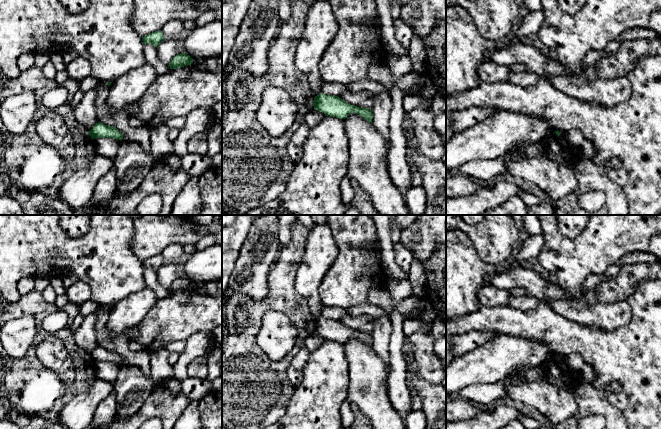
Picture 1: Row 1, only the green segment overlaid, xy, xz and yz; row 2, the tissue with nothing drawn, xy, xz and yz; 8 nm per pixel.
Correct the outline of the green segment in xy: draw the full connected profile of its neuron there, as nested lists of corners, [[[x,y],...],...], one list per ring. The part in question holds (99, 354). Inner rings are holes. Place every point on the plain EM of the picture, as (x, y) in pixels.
[[[101,346],[95,348],[88,357],[92,363],[108,361],[123,364],[123,358],[116,351],[108,350]]]

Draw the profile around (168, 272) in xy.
[[[183,259],[176,262],[164,263],[157,271],[157,281],[166,289],[169,289],[174,280],[181,277],[185,277]]]

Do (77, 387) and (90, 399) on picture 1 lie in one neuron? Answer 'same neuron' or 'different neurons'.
different neurons

